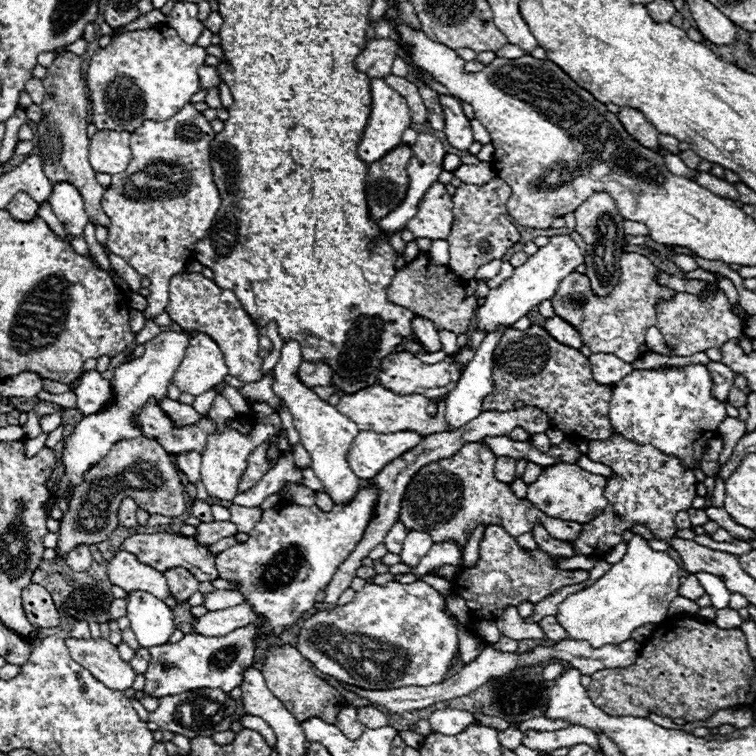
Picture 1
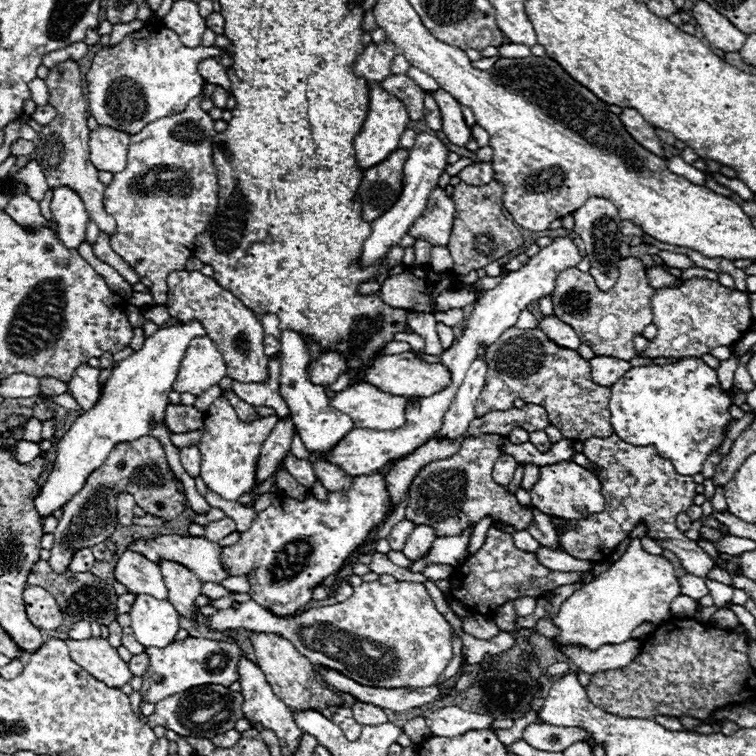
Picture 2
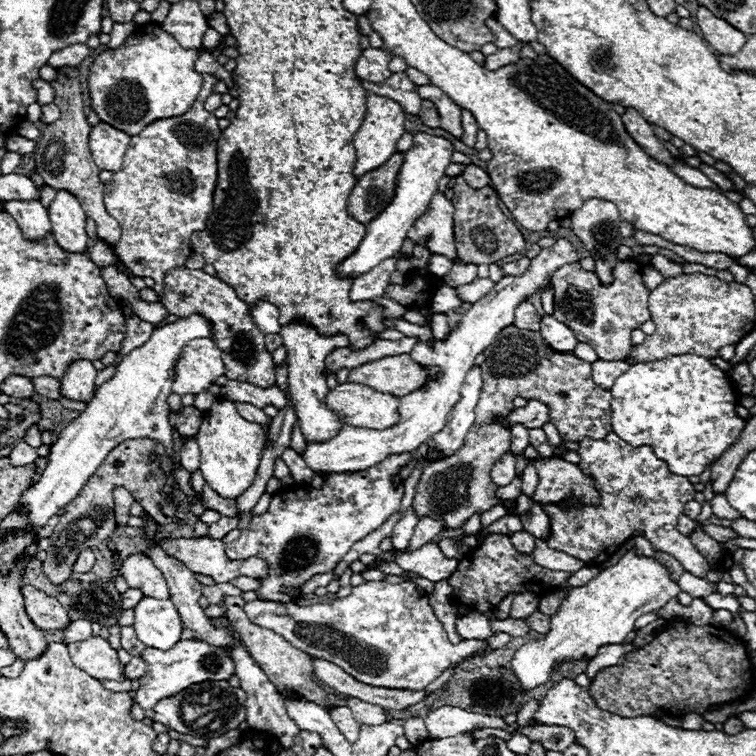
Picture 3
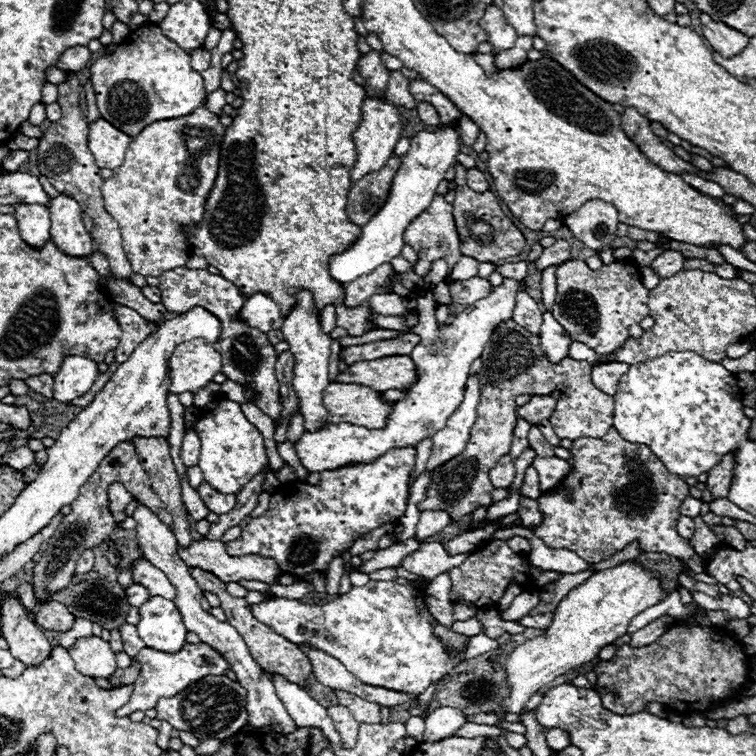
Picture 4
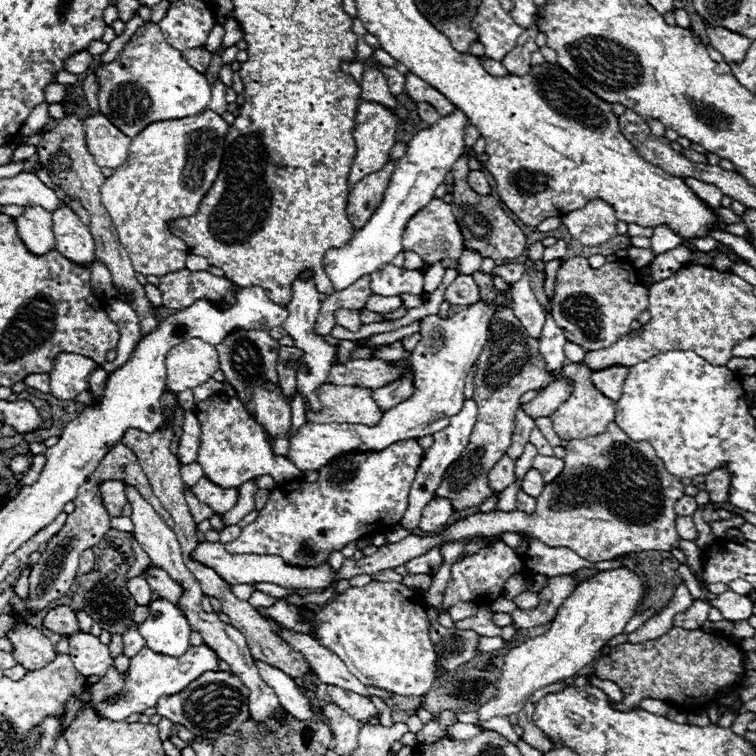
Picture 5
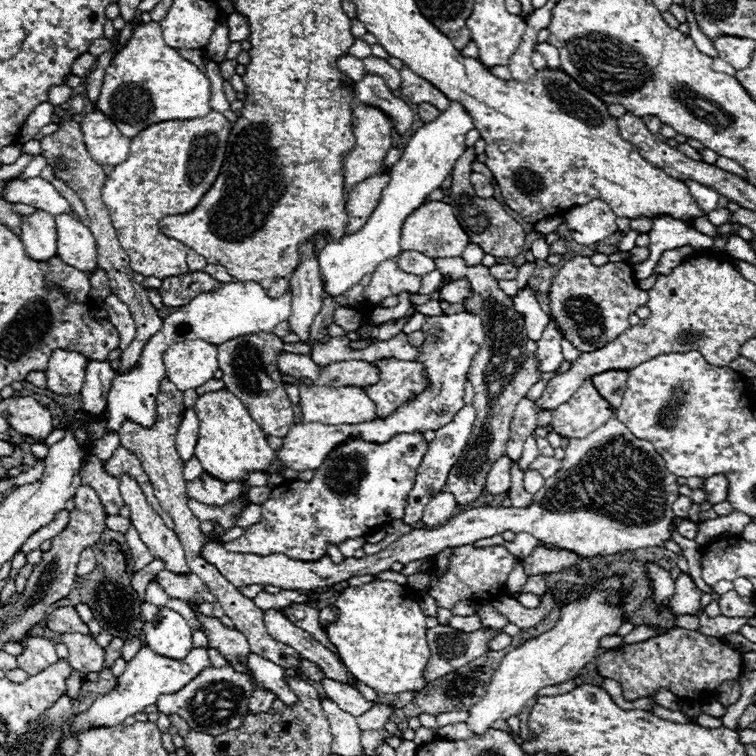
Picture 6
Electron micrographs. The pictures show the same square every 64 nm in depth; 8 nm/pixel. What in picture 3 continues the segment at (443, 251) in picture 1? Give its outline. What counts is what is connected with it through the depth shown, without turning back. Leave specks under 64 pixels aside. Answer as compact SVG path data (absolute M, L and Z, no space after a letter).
M434 254L434 256L430 258L428 270L430 270L430 274L432 274L432 276L436 276L436 278L444 278L444 276L450 272L450 268L452 268L452 266L454 266L454 262L452 262L452 260L448 260L446 256Z

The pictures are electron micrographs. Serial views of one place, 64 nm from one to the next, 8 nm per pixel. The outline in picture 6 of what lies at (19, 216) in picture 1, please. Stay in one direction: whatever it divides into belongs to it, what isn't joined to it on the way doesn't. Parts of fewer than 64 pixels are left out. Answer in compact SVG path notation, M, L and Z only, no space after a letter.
M36 210L22 218L20 226L20 240L24 244L26 254L34 260L48 260L56 256L56 224L54 216Z

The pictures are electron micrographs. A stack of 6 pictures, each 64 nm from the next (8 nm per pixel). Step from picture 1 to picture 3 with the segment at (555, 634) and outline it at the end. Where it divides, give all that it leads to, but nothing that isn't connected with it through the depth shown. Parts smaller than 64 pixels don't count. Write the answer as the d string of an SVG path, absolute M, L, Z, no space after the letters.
M538 610L528 618L528 624L530 624L532 630L536 630L540 634L548 634L550 632L550 618L544 616L544 614L540 614Z

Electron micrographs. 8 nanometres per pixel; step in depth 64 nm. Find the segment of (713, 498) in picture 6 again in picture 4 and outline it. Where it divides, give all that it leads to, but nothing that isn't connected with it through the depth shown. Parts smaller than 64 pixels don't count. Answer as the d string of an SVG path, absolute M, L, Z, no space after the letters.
M730 452L716 464L716 468L712 468L708 472L706 486L710 488L714 498L726 498L728 496L728 488L730 488L732 476L734 476L734 462L736 462L734 452Z

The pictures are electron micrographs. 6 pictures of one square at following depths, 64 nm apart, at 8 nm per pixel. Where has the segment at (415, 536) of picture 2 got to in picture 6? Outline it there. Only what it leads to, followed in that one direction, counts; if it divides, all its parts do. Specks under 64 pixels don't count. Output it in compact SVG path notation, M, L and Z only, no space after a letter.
M436 494L430 504L426 504L424 508L424 516L422 516L422 522L426 528L438 528L442 524L446 524L452 516L454 516L454 508L456 508L456 500L454 496L450 494Z

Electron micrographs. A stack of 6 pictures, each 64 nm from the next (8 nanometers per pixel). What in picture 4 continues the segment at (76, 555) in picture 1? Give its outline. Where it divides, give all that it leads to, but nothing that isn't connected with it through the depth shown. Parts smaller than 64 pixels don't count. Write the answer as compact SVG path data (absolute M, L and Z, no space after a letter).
M86 550L82 552L82 556L78 558L78 564L76 564L76 574L86 574L94 568L94 554L92 550Z

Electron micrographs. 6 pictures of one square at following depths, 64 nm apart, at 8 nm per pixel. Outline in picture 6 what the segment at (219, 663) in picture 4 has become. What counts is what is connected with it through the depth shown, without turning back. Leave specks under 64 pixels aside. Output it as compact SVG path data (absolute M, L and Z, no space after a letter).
M144 646L128 662L124 674L118 676L118 686L110 694L100 696L92 704L90 710L78 714L74 718L74 724L70 730L74 732L74 730L90 728L90 726L116 726L116 724L124 722L124 718L134 716L138 712L144 712L146 706L156 704L160 694L174 694L174 692L182 690L190 680L194 680L208 666L212 666L210 658L208 658L208 648L192 648L184 660L172 660L172 658L160 656L160 654L152 652L148 646Z

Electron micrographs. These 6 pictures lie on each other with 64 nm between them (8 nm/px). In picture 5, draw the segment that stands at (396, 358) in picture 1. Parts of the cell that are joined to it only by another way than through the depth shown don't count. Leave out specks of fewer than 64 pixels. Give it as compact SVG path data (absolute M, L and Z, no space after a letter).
M378 358L348 360L344 366L336 364L330 368L328 382L376 390L394 380L400 380L400 376L404 376L408 368L410 368L410 360L394 360L394 362L386 362L386 360L378 360Z

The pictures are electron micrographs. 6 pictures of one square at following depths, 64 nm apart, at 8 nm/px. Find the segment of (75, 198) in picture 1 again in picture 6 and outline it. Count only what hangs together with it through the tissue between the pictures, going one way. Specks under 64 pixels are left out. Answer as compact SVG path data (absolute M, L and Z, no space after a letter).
M58 214L56 220L56 254L78 270L92 272L96 268L96 240L88 226L72 214Z

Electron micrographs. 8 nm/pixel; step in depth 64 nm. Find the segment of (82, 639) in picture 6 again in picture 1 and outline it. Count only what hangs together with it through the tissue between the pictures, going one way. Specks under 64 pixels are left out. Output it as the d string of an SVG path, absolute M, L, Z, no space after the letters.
M66 638L66 646L70 650L70 656L108 688L114 688L118 692L126 692L128 688L132 688L136 672L132 670L130 662L120 658L116 646L108 640Z

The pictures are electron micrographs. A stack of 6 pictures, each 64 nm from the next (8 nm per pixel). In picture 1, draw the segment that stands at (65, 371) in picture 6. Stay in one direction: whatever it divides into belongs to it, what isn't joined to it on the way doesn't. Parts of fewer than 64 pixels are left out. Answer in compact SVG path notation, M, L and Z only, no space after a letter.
M96 370L86 372L82 376L82 382L74 390L74 394L76 394L76 408L84 416L100 412L104 406L108 406L114 400L110 380L104 380Z

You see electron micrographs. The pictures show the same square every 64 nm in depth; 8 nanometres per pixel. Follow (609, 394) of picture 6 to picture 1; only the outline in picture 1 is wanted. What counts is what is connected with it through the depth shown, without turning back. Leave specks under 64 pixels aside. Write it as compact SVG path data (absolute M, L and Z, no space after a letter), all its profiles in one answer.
M592 354L590 364L592 364L594 380L598 380L598 384L606 384L606 386L620 382L624 376L628 376L634 370L632 364L620 360L612 354Z

